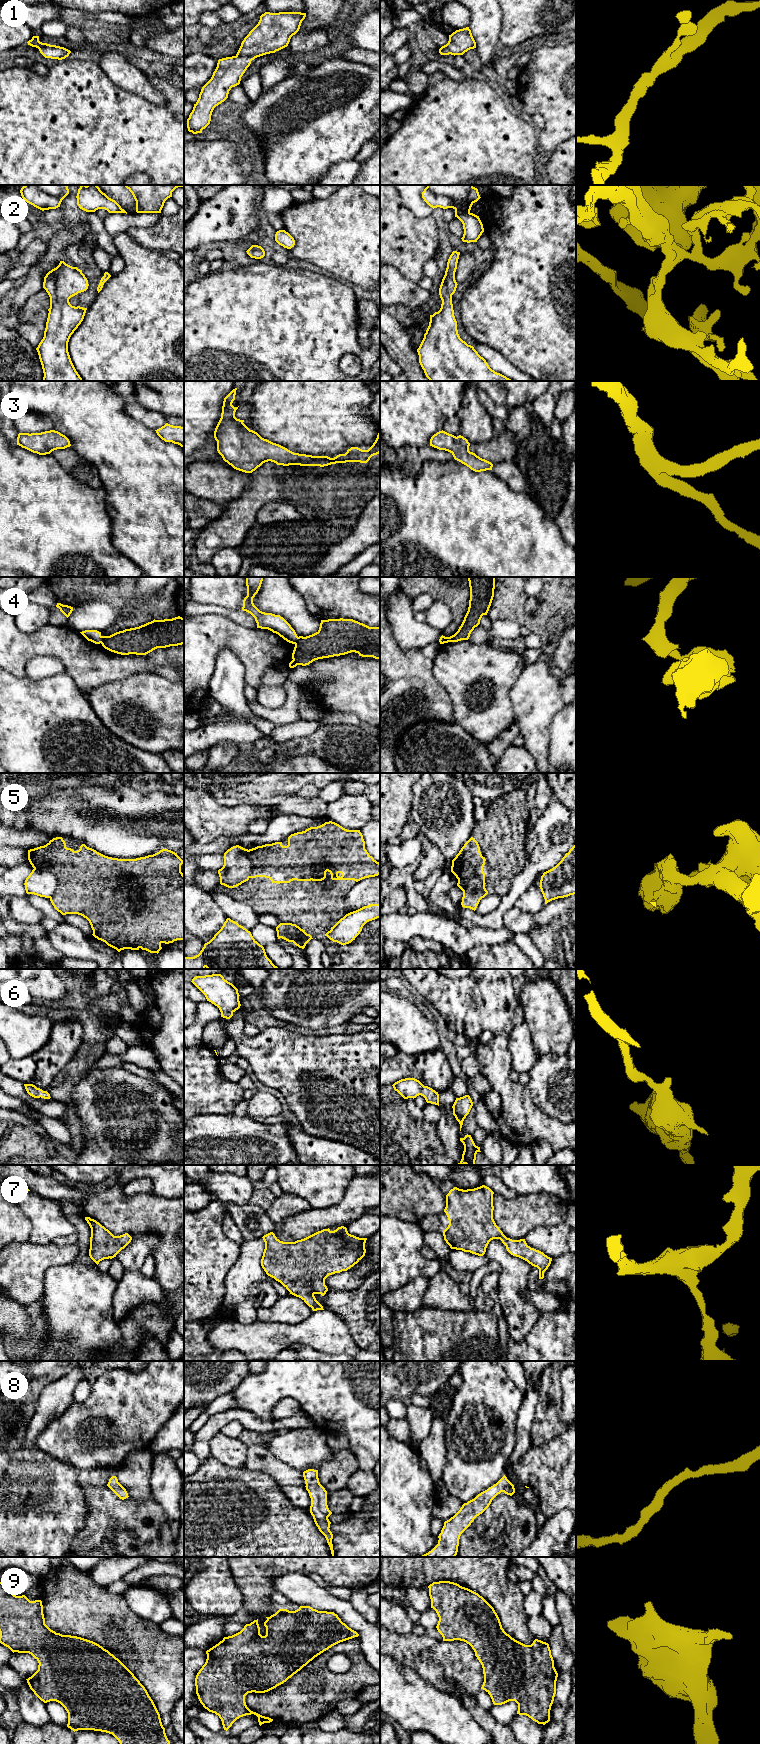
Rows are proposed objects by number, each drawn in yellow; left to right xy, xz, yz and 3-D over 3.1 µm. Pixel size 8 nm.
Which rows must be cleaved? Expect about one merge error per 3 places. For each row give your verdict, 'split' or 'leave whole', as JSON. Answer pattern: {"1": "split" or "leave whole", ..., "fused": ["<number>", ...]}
{"1": "leave whole", "2": "leave whole", "3": "leave whole", "4": "split", "5": "split", "6": "leave whole", "7": "leave whole", "8": "leave whole", "9": "leave whole", "fused": ["4", "5"]}

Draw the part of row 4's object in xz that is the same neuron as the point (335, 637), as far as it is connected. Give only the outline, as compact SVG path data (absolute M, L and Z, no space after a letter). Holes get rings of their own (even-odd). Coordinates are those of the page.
M353 619L321 620L316 633L297 637L289 667L351 652L380 659L380 626L369 627Z

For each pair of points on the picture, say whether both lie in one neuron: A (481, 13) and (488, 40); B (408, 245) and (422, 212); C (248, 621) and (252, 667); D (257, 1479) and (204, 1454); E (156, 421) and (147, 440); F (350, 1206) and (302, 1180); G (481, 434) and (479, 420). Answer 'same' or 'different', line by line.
A: same
B: different
C: different
D: different
E: different
F: different
G: same

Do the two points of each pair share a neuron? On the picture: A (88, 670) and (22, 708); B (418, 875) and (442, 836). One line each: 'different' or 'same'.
A: different
B: different

